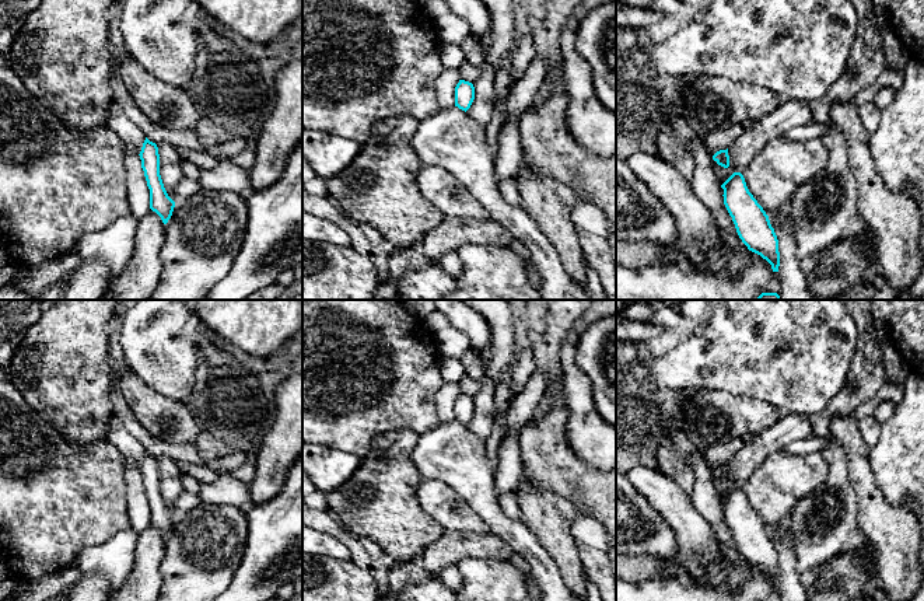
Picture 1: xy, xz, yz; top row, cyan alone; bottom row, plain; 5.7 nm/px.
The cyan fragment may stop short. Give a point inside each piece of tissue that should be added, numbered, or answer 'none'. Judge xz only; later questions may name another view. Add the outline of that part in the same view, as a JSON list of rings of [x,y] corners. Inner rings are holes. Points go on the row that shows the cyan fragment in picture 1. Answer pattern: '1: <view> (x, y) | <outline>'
none

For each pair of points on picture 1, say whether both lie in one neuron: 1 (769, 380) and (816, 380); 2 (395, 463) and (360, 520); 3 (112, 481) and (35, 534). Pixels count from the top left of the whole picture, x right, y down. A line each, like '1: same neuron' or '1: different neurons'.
1: same neuron
2: same neuron
3: same neuron

